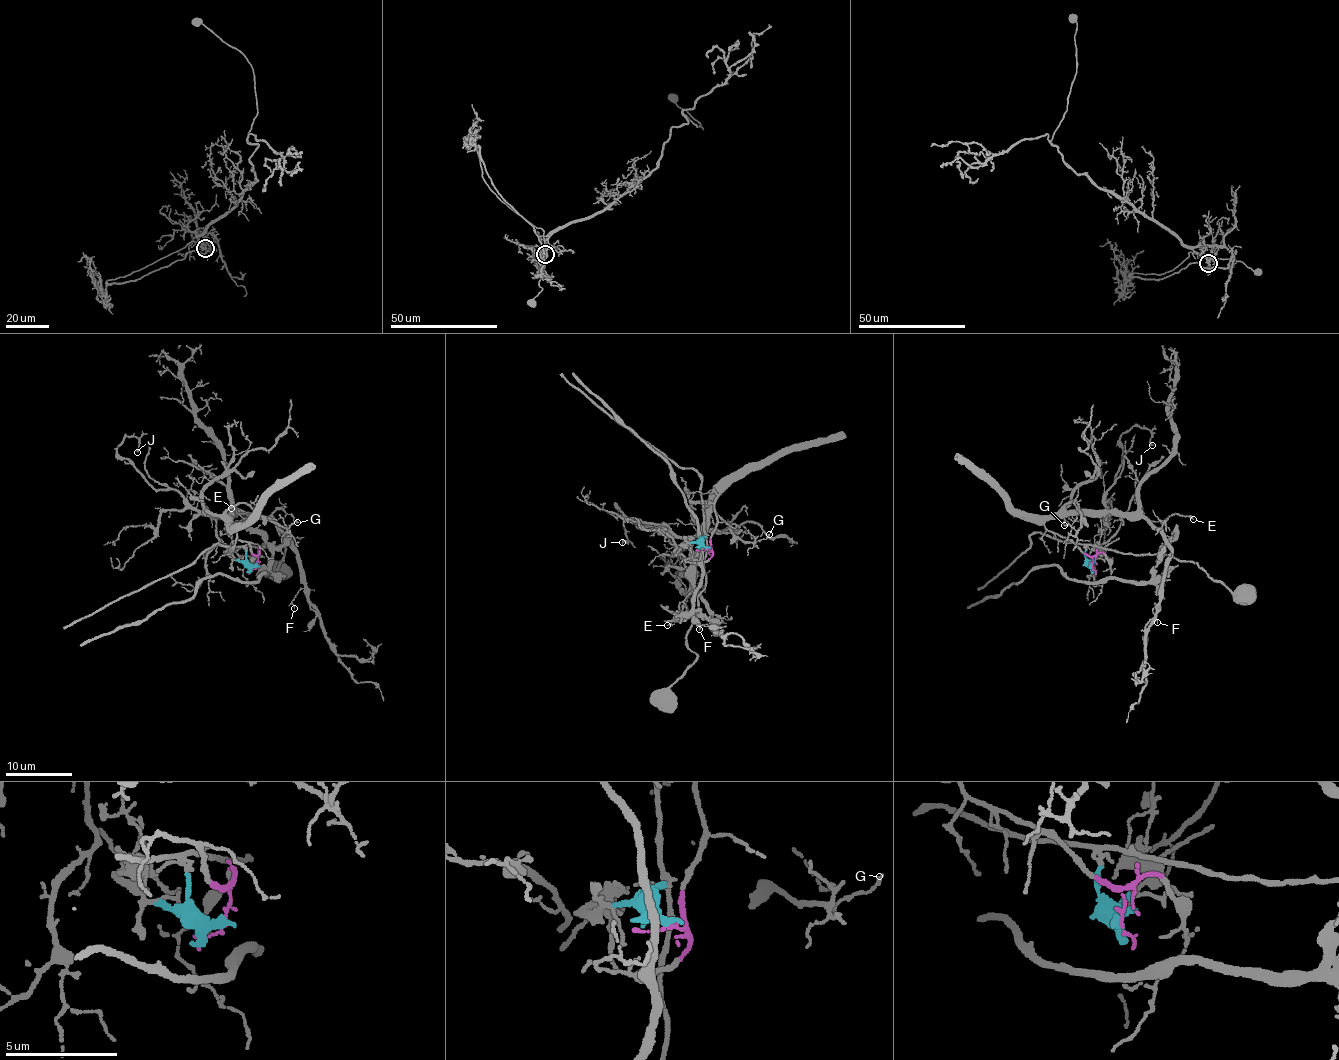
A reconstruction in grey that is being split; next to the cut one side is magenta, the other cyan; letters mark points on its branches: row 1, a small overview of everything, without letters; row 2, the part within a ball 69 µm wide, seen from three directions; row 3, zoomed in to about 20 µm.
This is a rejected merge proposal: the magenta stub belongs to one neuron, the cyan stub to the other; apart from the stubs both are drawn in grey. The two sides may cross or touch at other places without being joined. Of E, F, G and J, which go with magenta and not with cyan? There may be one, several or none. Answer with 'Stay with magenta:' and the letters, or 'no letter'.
Stay with magenta: E, F, G, J

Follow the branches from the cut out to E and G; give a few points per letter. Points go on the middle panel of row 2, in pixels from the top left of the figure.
E: (707, 549), (711, 550), (719, 492), (705, 528), (693, 589), (667, 625)
G: (707, 549), (711, 550), (715, 500), (720, 493), (711, 506), (743, 541), (754, 542), (769, 534)

